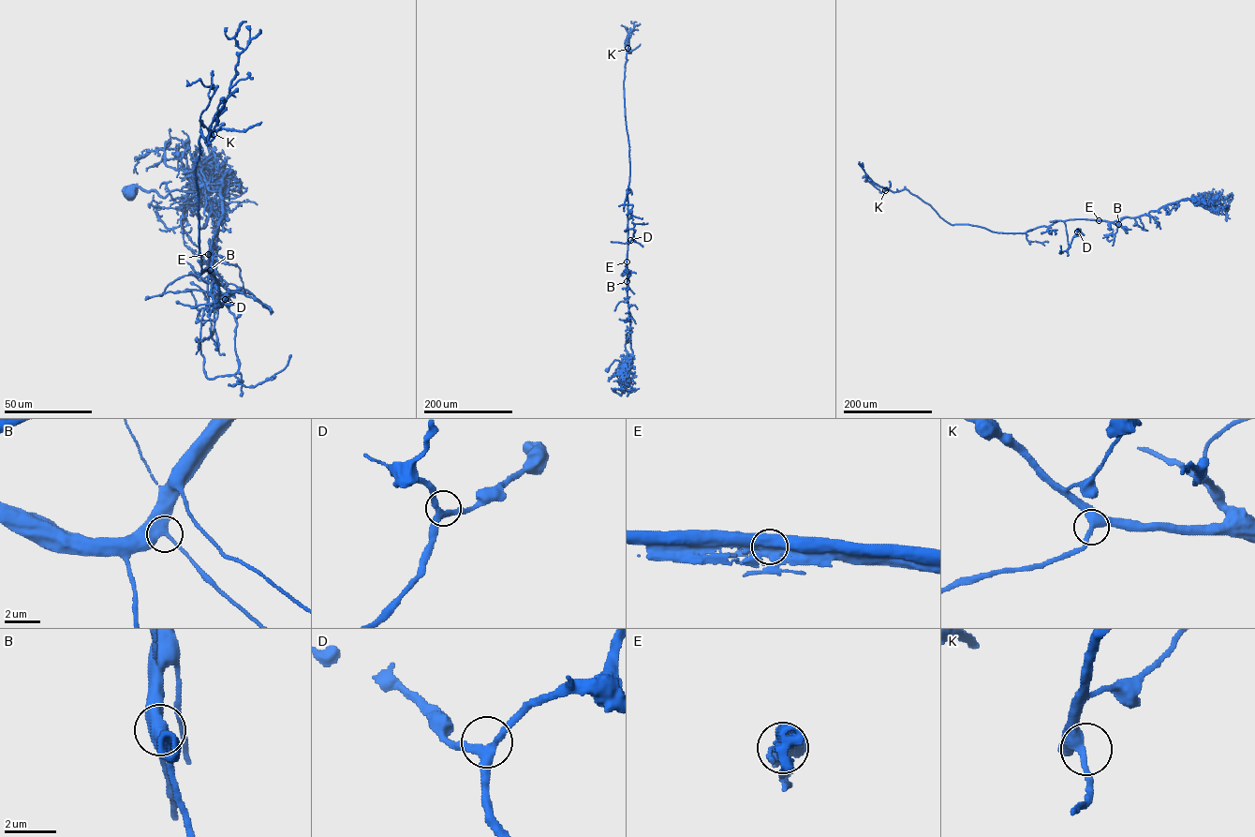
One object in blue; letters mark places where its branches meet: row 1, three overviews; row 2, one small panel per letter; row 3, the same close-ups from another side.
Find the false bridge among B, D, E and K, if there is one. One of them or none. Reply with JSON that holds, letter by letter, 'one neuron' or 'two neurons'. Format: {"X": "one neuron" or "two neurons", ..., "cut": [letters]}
{"B": "one neuron", "D": "one neuron", "E": "two neurons", "K": "one neuron", "cut": ["E"]}

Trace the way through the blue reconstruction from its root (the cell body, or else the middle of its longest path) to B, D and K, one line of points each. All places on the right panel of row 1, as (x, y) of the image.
B: (1207, 204), (1197, 205), (1199, 203), (1195, 199), (1178, 201), (1150, 211), (1148, 215), (1124, 217), (1118, 224)
D: (1207, 204), (1178, 201), (1117, 224), (1066, 220), (1066, 251), (1077, 231)
K: (1207, 204), (1188, 199), (1117, 224), (1071, 219), (1002, 233), (951, 224), (908, 190), (885, 190)

